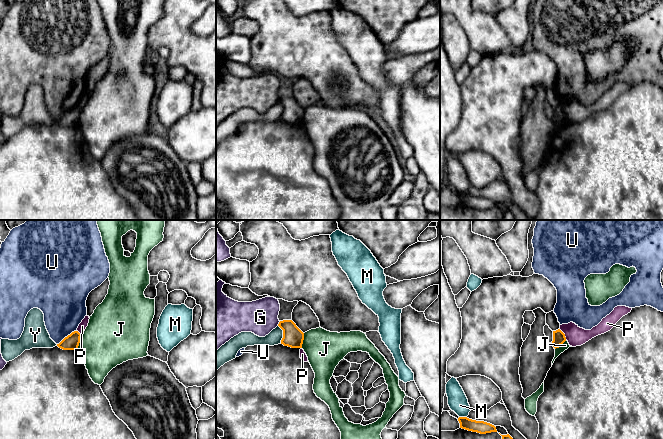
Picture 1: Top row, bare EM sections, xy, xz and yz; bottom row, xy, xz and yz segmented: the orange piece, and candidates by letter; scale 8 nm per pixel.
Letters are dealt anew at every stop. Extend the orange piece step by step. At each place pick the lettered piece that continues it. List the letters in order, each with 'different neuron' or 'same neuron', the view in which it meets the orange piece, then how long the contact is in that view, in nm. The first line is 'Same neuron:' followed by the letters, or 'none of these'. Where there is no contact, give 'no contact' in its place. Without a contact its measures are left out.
Same neuron: none of these
G: different neuron | xz | 50 nm
J: different neuron | xy | 130 nm
M: different neuron | yz | 60 nm
P: different neuron | yz | 110 nm
U: different neuron | xy | 200 nm
Y: different neuron | xz | 150 nm

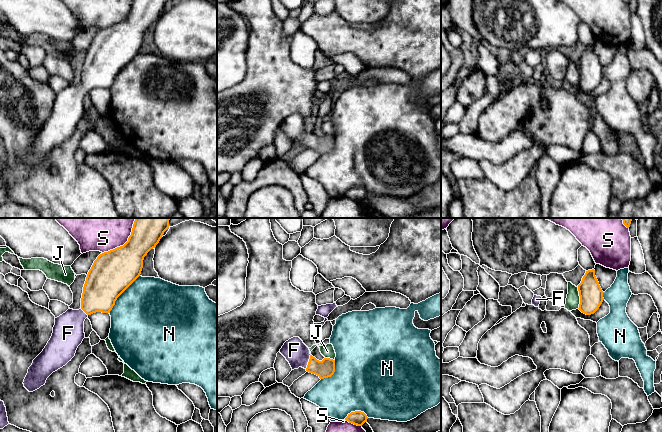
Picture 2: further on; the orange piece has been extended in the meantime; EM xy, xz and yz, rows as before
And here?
Same neuron: F
F: same neuron | xz | 130 nm
J: different neuron | yz | 180 nm
N: different neuron | xy | 400 nm
S: different neuron | xy | 340 nm

